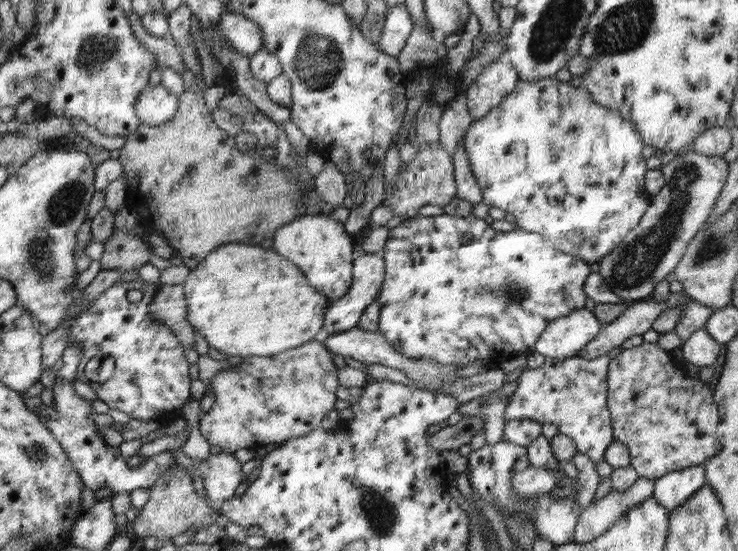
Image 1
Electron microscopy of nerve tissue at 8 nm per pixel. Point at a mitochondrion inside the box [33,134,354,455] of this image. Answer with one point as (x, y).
(63, 207)

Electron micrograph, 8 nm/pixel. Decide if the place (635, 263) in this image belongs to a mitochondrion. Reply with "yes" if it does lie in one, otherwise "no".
yes

